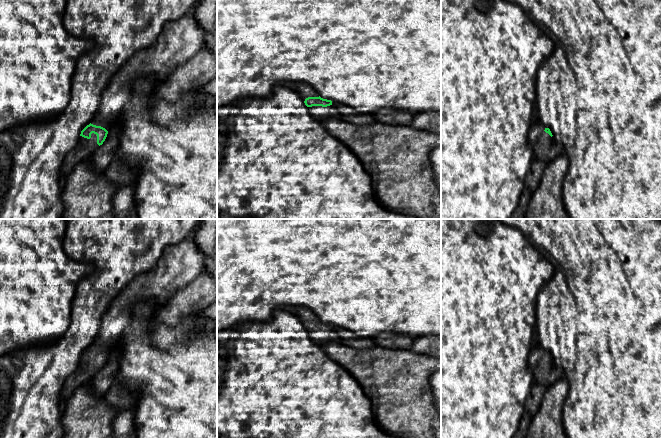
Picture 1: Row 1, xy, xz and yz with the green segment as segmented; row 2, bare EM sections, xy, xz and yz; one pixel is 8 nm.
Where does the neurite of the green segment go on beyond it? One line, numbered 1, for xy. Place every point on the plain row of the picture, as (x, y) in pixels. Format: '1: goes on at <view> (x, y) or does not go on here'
1: goes on at xy (85, 371)

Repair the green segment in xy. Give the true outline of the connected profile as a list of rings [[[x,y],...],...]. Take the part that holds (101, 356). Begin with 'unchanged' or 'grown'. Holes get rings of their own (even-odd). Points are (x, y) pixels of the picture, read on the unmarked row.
grown | [[[91,347],[81,355],[78,368],[68,376],[64,383],[61,392],[61,401],[64,405],[80,385],[103,368],[107,358],[108,355],[105,352]]]

